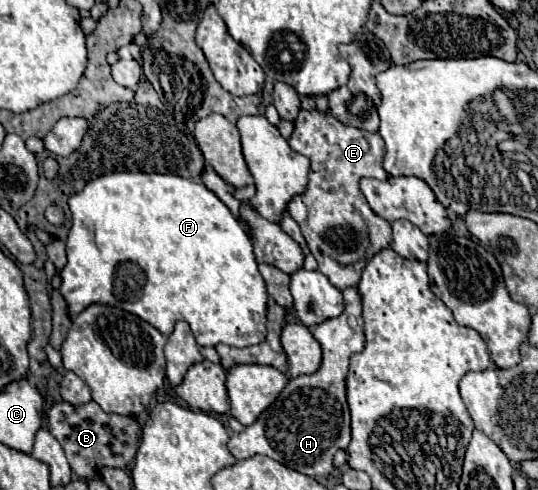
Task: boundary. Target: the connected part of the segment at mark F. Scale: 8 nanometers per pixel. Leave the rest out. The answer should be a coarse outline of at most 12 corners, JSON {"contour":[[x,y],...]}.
{"contour":[[204,184],[68,196],[60,294],[200,346],[266,338],[252,240]]}

